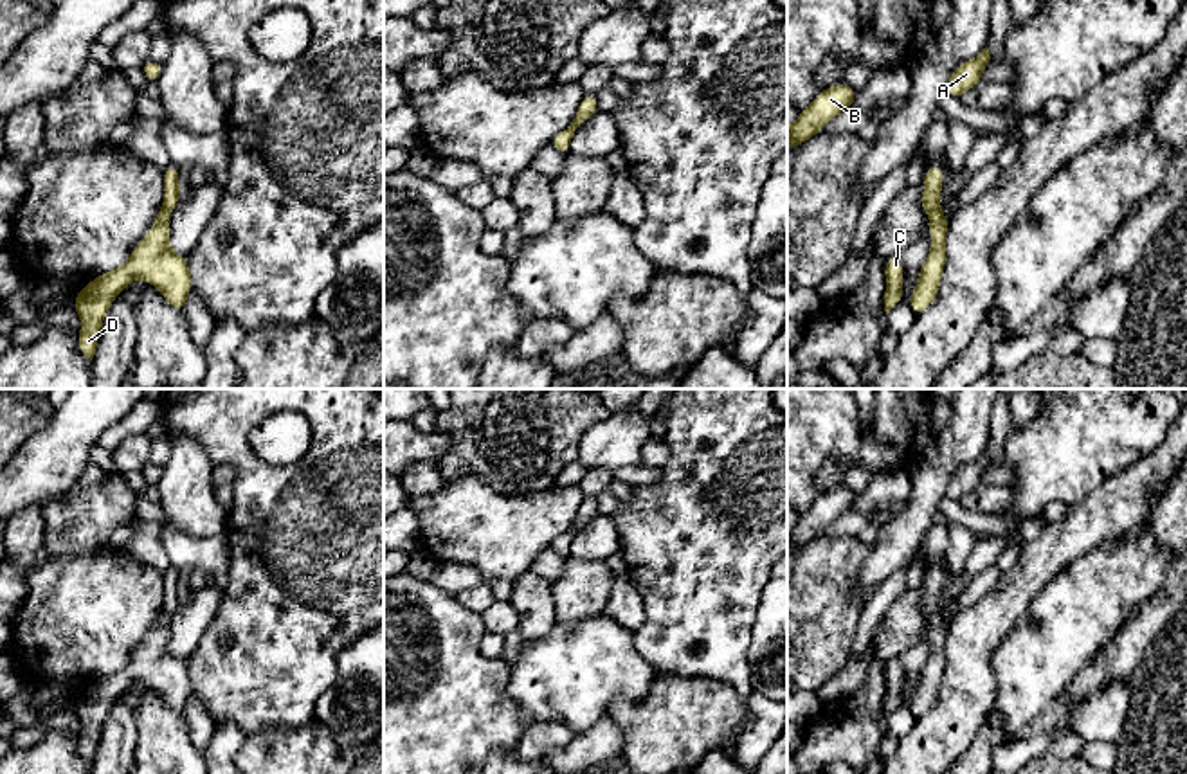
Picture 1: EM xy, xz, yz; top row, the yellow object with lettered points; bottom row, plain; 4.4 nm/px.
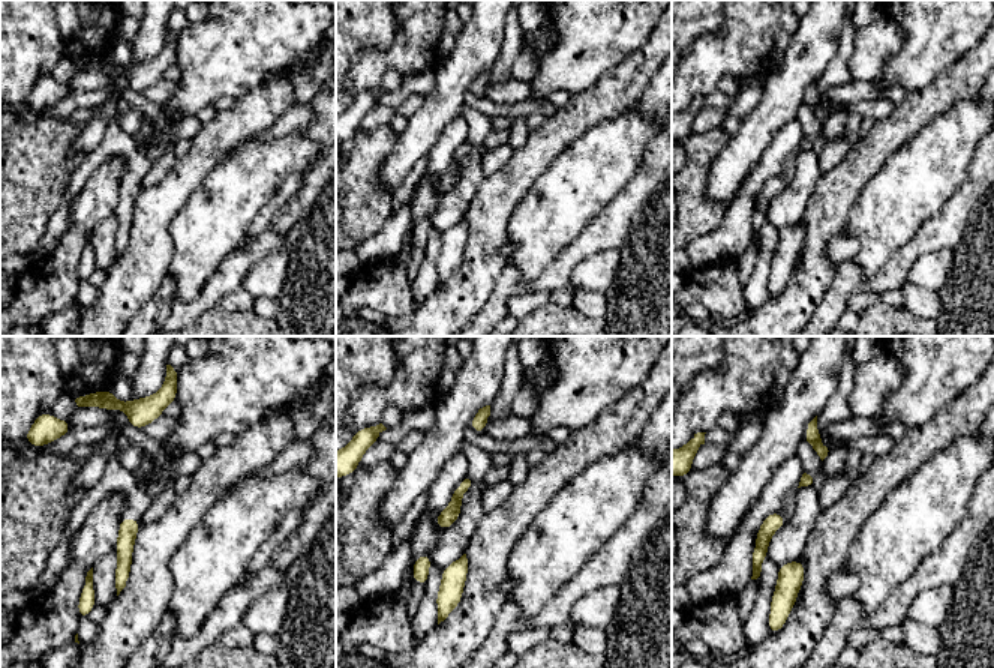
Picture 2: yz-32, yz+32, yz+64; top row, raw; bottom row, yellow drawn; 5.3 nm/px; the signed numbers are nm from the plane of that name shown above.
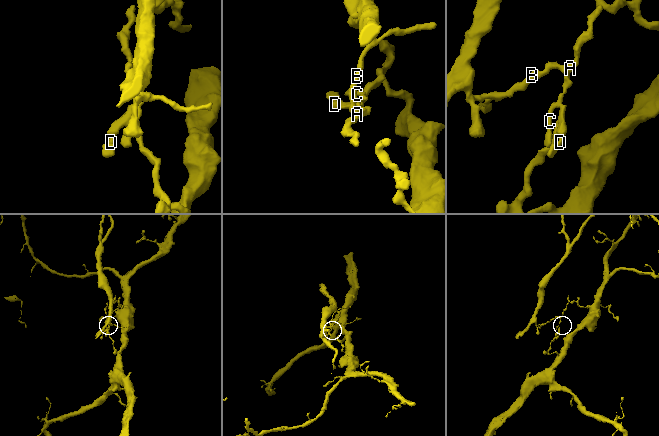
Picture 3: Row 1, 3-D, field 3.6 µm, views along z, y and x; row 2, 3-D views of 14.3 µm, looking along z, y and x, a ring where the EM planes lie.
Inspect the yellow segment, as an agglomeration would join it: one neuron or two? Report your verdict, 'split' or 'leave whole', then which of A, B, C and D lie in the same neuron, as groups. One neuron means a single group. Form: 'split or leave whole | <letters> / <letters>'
split | A B C / D

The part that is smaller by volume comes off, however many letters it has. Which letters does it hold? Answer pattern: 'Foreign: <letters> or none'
Foreign: A, B, C

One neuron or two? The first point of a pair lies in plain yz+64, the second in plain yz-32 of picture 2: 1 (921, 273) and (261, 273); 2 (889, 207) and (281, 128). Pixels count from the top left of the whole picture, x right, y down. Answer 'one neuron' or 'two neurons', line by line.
1: one neuron
2: two neurons

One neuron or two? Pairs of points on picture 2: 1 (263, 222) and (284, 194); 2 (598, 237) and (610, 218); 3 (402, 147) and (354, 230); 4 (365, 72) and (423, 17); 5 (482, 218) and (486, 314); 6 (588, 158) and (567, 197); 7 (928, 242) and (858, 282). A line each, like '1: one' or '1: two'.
1: one
2: one
3: two
4: one
5: two
6: one
7: one

